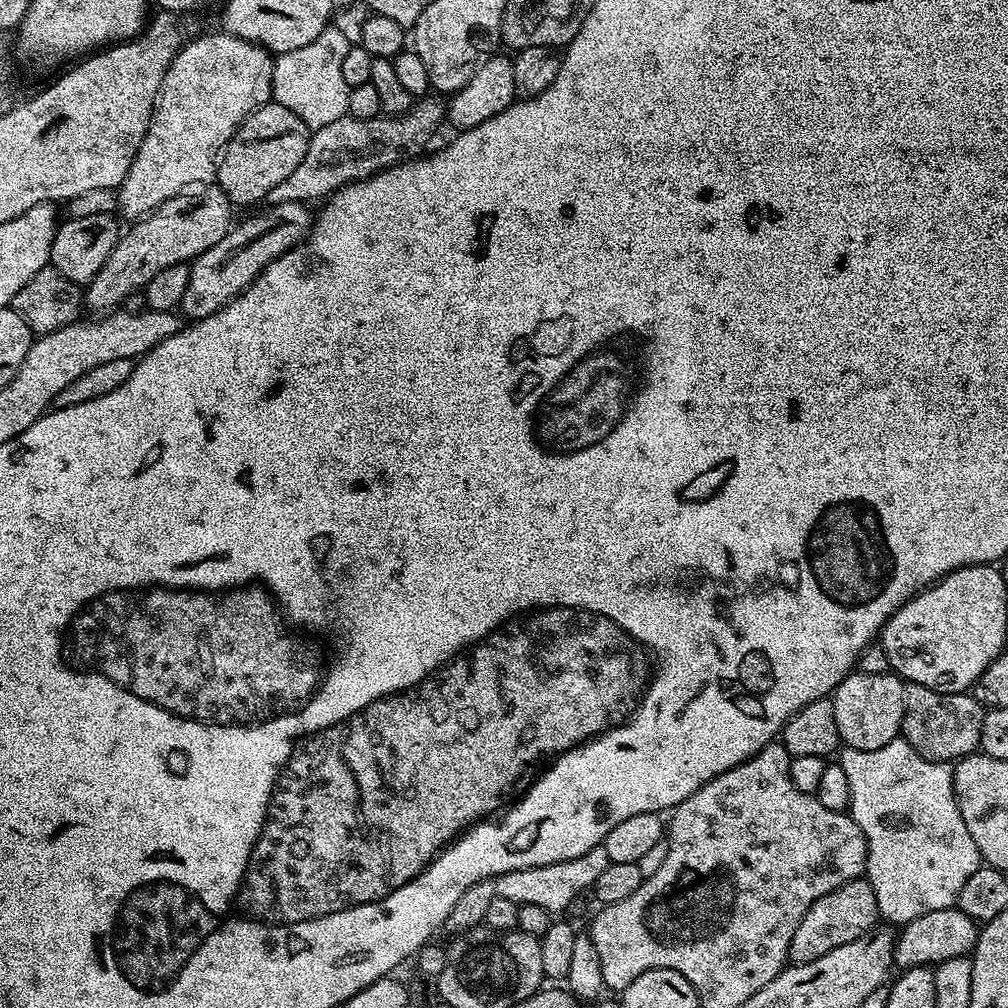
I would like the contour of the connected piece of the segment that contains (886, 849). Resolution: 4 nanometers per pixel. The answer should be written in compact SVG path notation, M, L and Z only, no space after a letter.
M902 736L878 750L862 751L845 747L838 763L850 781L849 813L867 840L865 879L874 890L883 921L903 926L931 911L955 907L966 879L982 866L977 843L971 837L958 810L953 786L954 766L949 761L922 758Z

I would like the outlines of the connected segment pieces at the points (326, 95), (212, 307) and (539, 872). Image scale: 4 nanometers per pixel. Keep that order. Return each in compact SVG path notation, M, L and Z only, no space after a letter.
M329 26L306 46L298 50L279 53L272 61L272 100L294 110L309 130L330 126L338 118L348 115L348 87L346 78L342 78L342 62L346 59L346 50L350 40L342 29Z
M298 200L273 204L265 207L265 212L260 212L257 216L242 221L241 224L239 221L235 226L229 228L228 233L222 238L222 242L210 246L210 250L206 250L201 256L197 256L195 260L191 261L190 282L186 285L186 294L182 294L179 311L185 317L188 315L189 321L195 322L222 310L222 306L226 306L235 296L245 292L258 278L258 274L262 274L262 270L266 270L266 266L270 266L270 262L274 262L282 254L286 254L294 246L298 246L308 236L314 219L313 209L308 208L311 207L307 203Z
M601 846L594 850L586 850L582 858L570 858L570 862L558 862L550 866L534 866L526 870L510 870L506 874L495 877L496 895L501 901L508 904L525 904L528 908L541 908L544 912L560 912L563 908L568 908L583 892L587 893L594 882L598 882L602 870L606 870L609 864L606 850Z

